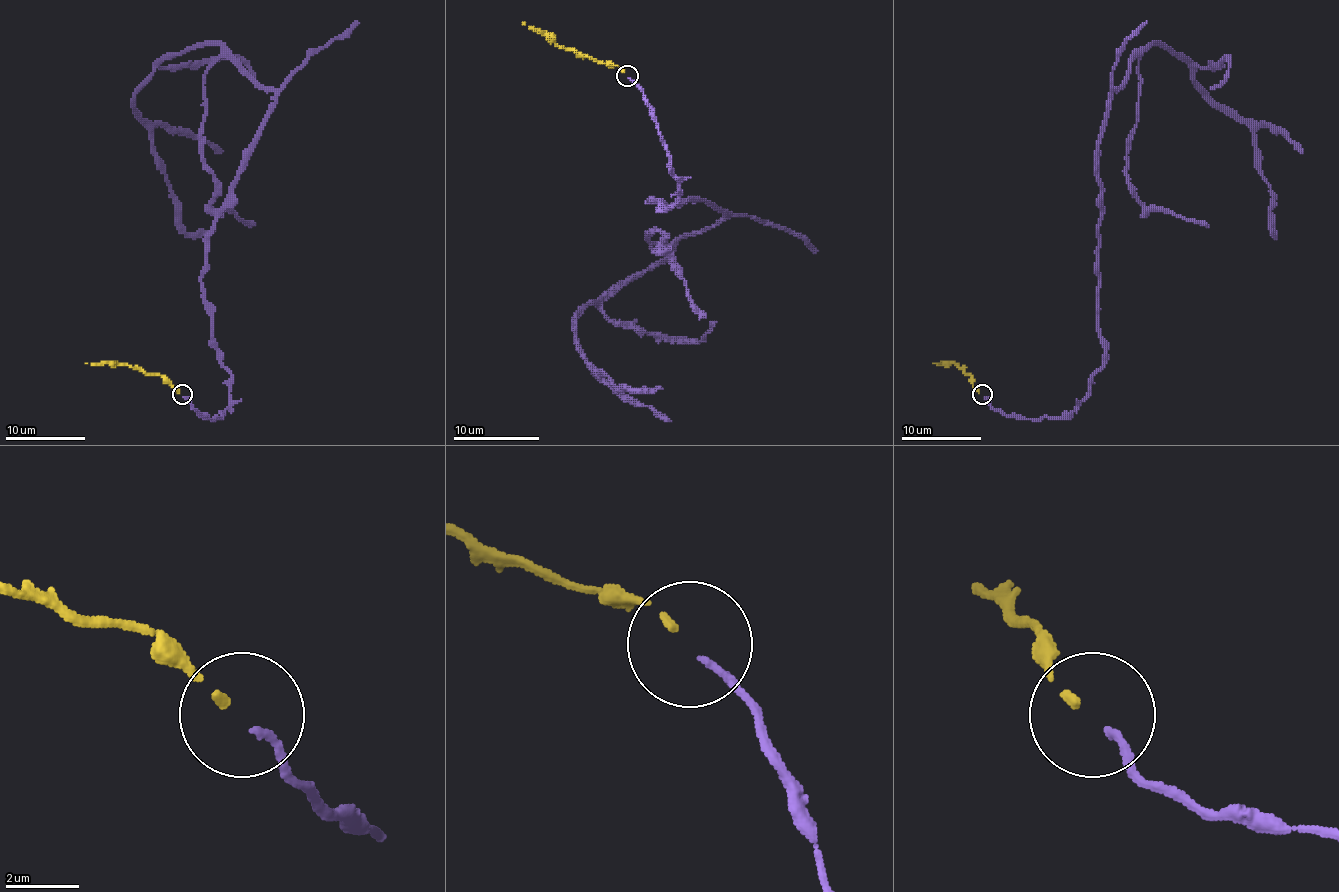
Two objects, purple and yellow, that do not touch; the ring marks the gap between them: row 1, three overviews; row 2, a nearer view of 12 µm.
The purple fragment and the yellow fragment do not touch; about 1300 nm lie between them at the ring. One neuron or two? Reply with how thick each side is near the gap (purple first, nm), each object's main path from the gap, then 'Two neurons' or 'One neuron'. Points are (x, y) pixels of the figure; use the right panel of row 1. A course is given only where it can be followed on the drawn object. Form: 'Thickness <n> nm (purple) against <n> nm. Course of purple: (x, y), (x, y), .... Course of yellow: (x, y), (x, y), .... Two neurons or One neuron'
Thickness 200 nm (purple) against 220 nm. Course of purple: (985, 397), (1007, 415), (1067, 417), (1105, 361), (1099, 141), (1149, 45), (1253, 133), (1273, 229). Course of yellow: (979, 393), (959, 365), (933, 363). One neuron

